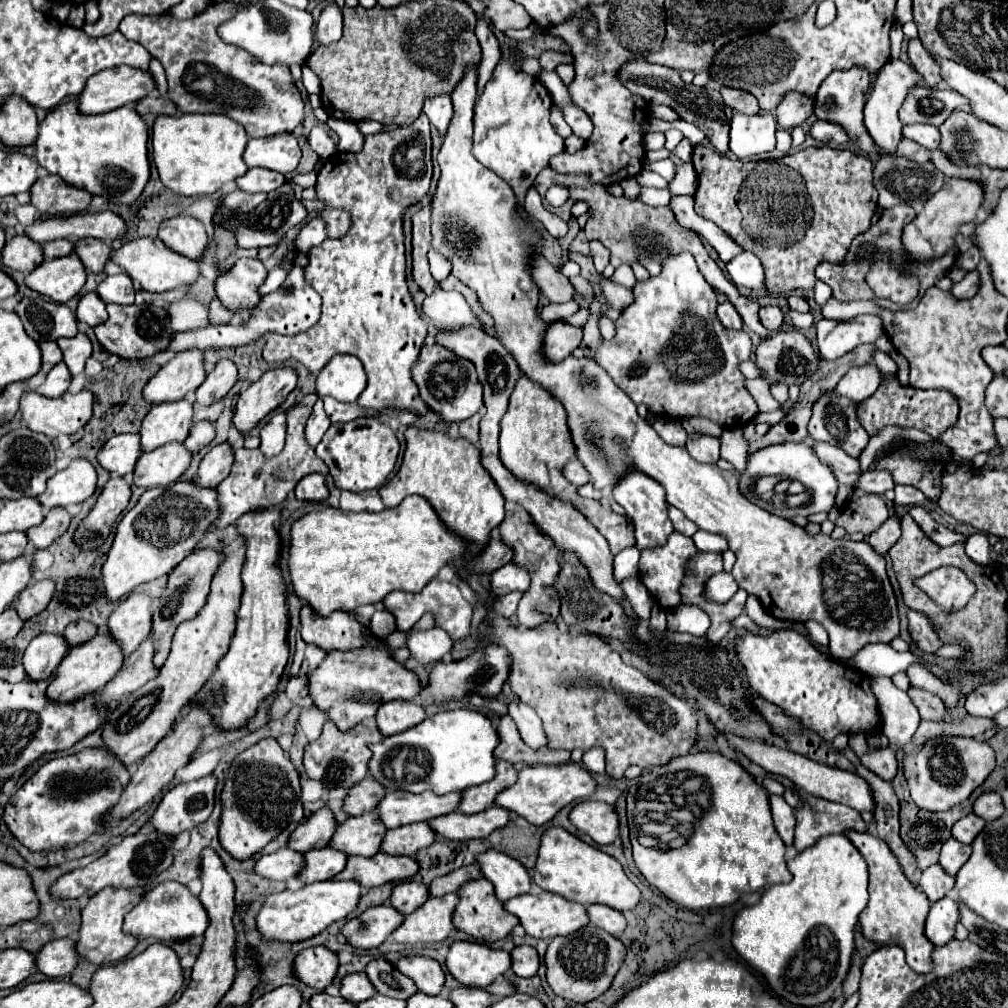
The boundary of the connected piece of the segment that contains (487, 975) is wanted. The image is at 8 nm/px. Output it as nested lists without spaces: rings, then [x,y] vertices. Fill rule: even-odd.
[[[454,941],[446,967],[466,987],[488,987],[512,967],[512,959],[504,949],[492,949],[480,941]]]

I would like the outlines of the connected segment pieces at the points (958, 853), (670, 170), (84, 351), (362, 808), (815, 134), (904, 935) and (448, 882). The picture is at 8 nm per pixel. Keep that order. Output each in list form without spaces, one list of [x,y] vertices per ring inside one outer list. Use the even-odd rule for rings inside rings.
[[[948,839],[942,847],[942,853],[940,853],[940,865],[948,875],[954,877],[960,871],[960,867],[966,863],[970,853],[972,853],[970,845],[958,843],[956,839]]]
[[[664,159],[664,161],[656,161],[646,165],[646,169],[652,169],[656,173],[660,173],[664,179],[670,179],[676,173],[676,165],[672,163],[672,159]]]
[[[78,333],[70,339],[58,339],[58,345],[64,353],[64,363],[68,365],[72,375],[78,375],[84,371],[84,361],[92,355],[92,343],[86,333]]]
[[[366,777],[362,783],[354,785],[348,791],[348,797],[344,799],[344,811],[348,815],[362,815],[368,811],[374,811],[378,803],[384,799],[386,787],[378,783],[374,777]]]
[[[816,121],[810,127],[810,137],[820,141],[820,143],[834,143],[834,145],[848,141],[848,135],[842,131],[842,127],[826,123],[826,121]]]
[[[846,831],[846,837],[858,847],[862,853],[864,861],[868,863],[868,873],[870,873],[870,883],[868,883],[868,893],[870,901],[866,909],[860,913],[860,925],[866,941],[878,943],[878,945],[900,945],[906,951],[906,961],[910,967],[918,973],[928,973],[934,969],[932,961],[932,951],[934,945],[930,939],[926,939],[924,925],[930,909],[930,901],[920,891],[916,885],[908,881],[908,877],[902,873],[898,859],[888,851],[886,843],[882,839],[876,839],[870,833],[858,833],[858,831]]]
[[[468,865],[468,867],[462,867],[458,871],[452,871],[450,875],[444,875],[444,877],[438,877],[434,879],[434,883],[430,883],[430,895],[432,897],[442,897],[446,893],[456,893],[466,881],[472,881],[472,879],[480,879],[482,877],[482,869],[480,865]]]

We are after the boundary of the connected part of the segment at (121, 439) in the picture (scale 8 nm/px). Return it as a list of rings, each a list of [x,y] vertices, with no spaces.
[[[126,433],[126,435],[116,435],[114,439],[110,439],[98,451],[98,461],[110,473],[130,475],[134,471],[140,455],[142,455],[140,435],[138,433],[134,433],[134,435]]]

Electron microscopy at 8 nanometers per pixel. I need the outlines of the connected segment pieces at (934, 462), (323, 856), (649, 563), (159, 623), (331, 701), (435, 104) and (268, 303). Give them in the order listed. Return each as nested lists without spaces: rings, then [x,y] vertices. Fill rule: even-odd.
[[[896,437],[890,443],[890,451],[882,451],[876,455],[874,465],[876,469],[882,471],[890,471],[894,477],[894,483],[904,483],[904,485],[914,485],[918,487],[928,501],[936,501],[940,497],[940,479],[942,479],[942,471],[946,469],[948,463],[948,455],[950,455],[950,447],[946,447],[942,441],[930,441],[930,443],[914,443],[910,439],[904,437]]]
[[[322,847],[306,853],[306,869],[302,871],[300,879],[304,883],[326,881],[336,877],[346,867],[348,855],[334,847]]]
[[[674,531],[670,537],[668,537],[668,543],[662,545],[662,547],[656,547],[656,549],[650,549],[650,551],[642,551],[642,557],[640,557],[640,581],[646,585],[646,589],[650,591],[650,595],[656,599],[656,603],[670,611],[674,607],[678,607],[682,603],[682,597],[680,597],[680,587],[682,587],[682,581],[686,577],[686,571],[688,571],[688,563],[696,557],[698,549],[692,541],[692,537],[686,537],[678,531]]]
[[[212,547],[206,549],[196,549],[192,551],[178,567],[174,567],[174,571],[168,575],[168,583],[166,589],[160,597],[160,609],[162,611],[154,611],[154,647],[156,647],[156,655],[154,655],[154,665],[162,665],[170,653],[170,645],[172,645],[172,635],[176,631],[176,627],[182,621],[190,621],[198,615],[198,611],[206,605],[208,593],[210,593],[210,583],[212,577],[216,575],[218,567],[222,565],[224,555],[222,551],[216,551]]]
[[[374,639],[362,649],[330,651],[324,663],[308,675],[308,685],[316,707],[328,711],[328,717],[342,731],[374,717],[382,703],[394,699],[414,699],[422,691],[420,677],[402,663],[390,659],[386,649],[374,647]]]
[[[436,95],[436,97],[428,97],[424,101],[424,113],[428,115],[430,123],[438,127],[440,135],[446,133],[448,123],[452,119],[452,101],[450,95]]]
[[[292,267],[286,283],[266,295],[262,299],[262,303],[258,303],[256,309],[252,309],[252,317],[250,321],[246,321],[242,327],[234,327],[234,325],[208,325],[204,329],[194,329],[194,331],[184,331],[184,333],[176,333],[174,335],[174,343],[170,343],[170,351],[186,351],[186,349],[218,349],[218,347],[238,347],[238,345],[246,345],[256,341],[258,337],[262,337],[264,333],[280,333],[280,335],[298,335],[302,331],[308,331],[310,327],[314,327],[314,323],[318,323],[320,319],[320,307],[322,307],[322,299],[320,295],[304,283],[304,273],[302,267]]]

